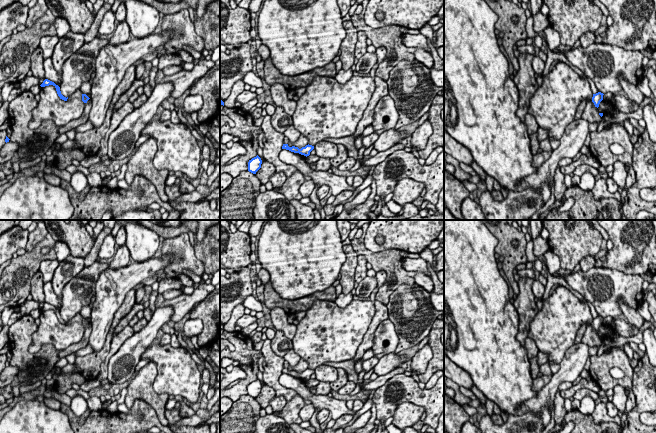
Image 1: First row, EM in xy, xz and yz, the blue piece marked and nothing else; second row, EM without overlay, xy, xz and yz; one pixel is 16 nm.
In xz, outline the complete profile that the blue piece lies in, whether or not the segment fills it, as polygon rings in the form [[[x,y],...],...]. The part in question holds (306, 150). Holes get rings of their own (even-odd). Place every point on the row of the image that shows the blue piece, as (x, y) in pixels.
[[[283,144],[282,149],[286,149],[294,153],[299,153],[307,157],[310,155],[310,152],[314,149],[314,146],[308,144],[305,147],[299,149],[298,147],[295,146],[289,147],[288,144]]]

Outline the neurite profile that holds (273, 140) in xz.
[[[264,116],[261,124],[263,137],[263,152],[262,156],[264,160],[275,166],[276,172],[283,172],[286,178],[293,175],[298,169],[295,166],[282,162],[279,158],[282,146],[284,144],[284,133],[280,133],[274,129],[271,123],[271,116]]]

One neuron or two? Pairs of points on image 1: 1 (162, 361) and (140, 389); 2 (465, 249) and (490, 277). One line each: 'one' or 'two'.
1: two
2: one

